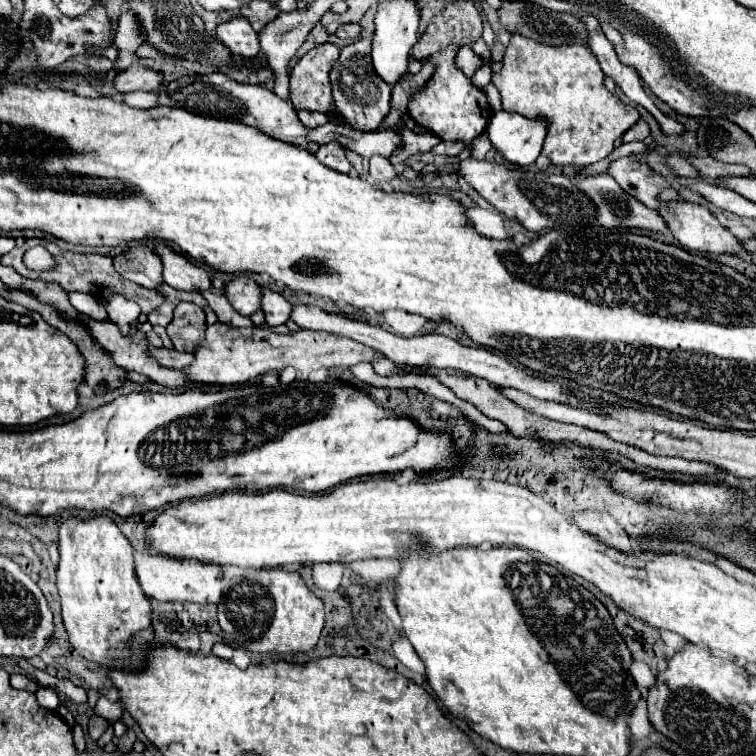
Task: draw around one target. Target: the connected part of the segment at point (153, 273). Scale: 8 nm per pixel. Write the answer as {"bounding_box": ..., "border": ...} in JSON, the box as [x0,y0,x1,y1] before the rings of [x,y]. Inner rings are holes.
{"bounding_box":[113,246,163,288],"border":[[[147,246],[131,248],[129,252],[115,256],[113,264],[123,278],[135,284],[141,284],[145,288],[157,288],[163,284],[163,262]]]}

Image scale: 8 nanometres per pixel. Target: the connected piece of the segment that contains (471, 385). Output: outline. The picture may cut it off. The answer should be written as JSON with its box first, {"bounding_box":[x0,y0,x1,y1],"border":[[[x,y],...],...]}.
{"bounding_box":[429,368,615,450],"border":[[[429,368],[431,376],[435,376],[439,382],[443,382],[447,388],[451,388],[461,400],[467,400],[471,402],[479,412],[483,412],[485,416],[489,418],[497,418],[501,420],[509,432],[517,438],[537,438],[537,440],[547,440],[547,442],[575,442],[575,444],[583,444],[591,450],[611,450],[615,448],[615,442],[609,440],[605,434],[601,432],[595,432],[595,430],[589,430],[589,428],[583,428],[583,426],[575,426],[575,424],[567,424],[567,422],[557,422],[557,420],[551,420],[551,418],[545,418],[545,416],[539,416],[539,414],[533,414],[521,406],[517,406],[515,402],[511,402],[509,398],[505,398],[495,386],[491,386],[487,380],[483,378],[477,378],[477,376],[467,376],[465,372],[451,372],[451,370],[435,370],[435,368]]]}

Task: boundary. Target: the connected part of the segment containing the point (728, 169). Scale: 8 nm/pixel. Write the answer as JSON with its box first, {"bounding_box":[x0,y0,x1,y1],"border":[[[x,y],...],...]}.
{"bounding_box":[689,156,739,178],"border":[[[707,156],[707,158],[689,158],[689,160],[705,178],[721,178],[721,176],[729,176],[729,174],[733,174],[733,176],[739,174],[737,166],[717,162],[711,156]]]}

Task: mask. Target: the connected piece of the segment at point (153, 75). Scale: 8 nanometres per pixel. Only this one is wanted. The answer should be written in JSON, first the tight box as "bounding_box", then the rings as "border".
{"bounding_box":[113,62,161,94],"border":[[[135,62],[127,72],[117,74],[113,84],[121,94],[127,94],[127,92],[133,92],[133,90],[153,92],[161,86],[161,74],[151,70],[151,68],[141,66],[139,62]]]}

